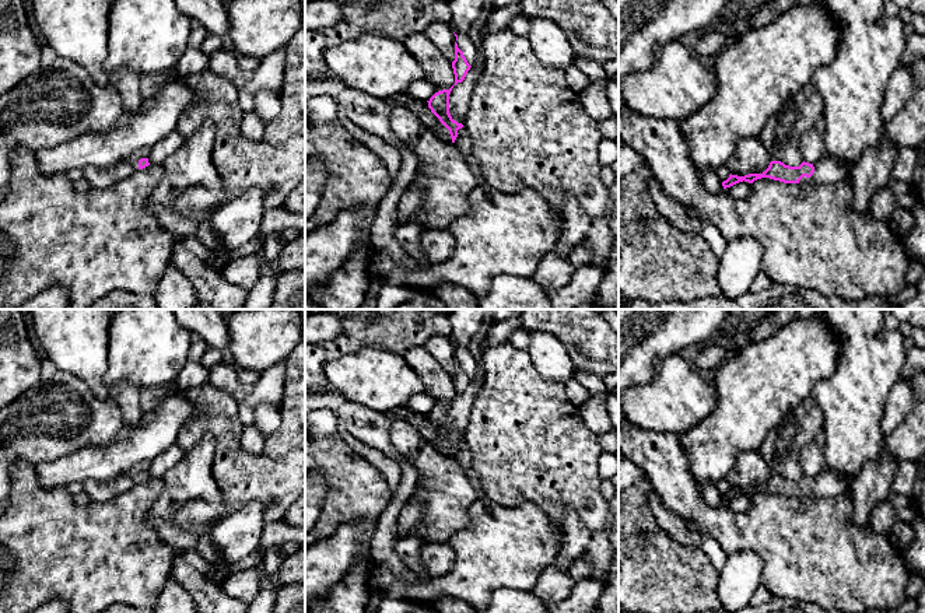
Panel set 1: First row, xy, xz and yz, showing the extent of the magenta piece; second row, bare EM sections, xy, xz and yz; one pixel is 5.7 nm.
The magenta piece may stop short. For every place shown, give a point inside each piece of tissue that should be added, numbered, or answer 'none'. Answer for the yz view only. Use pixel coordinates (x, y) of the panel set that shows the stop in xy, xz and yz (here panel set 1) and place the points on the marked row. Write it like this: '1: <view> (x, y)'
1: yz (827, 171)

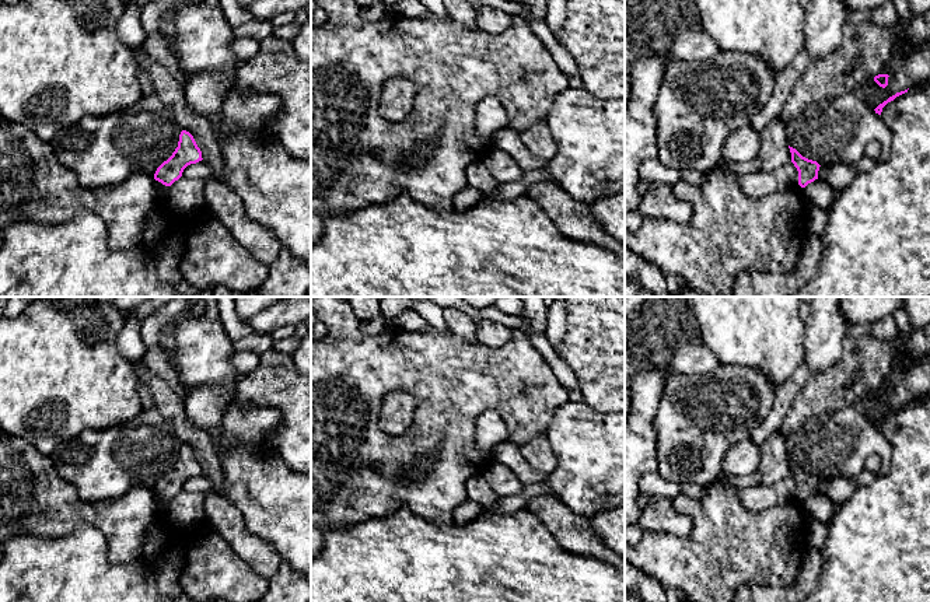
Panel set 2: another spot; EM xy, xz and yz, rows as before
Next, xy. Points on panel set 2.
none

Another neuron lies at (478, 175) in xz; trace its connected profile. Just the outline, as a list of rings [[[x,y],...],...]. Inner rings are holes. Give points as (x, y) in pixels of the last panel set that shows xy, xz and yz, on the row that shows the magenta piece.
[[[479,161],[471,164],[466,169],[468,185],[483,192],[492,193],[500,188],[500,183],[492,176],[489,169]]]

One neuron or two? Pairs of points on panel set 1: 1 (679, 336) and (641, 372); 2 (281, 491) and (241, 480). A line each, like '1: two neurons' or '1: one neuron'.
1: one neuron
2: one neuron

